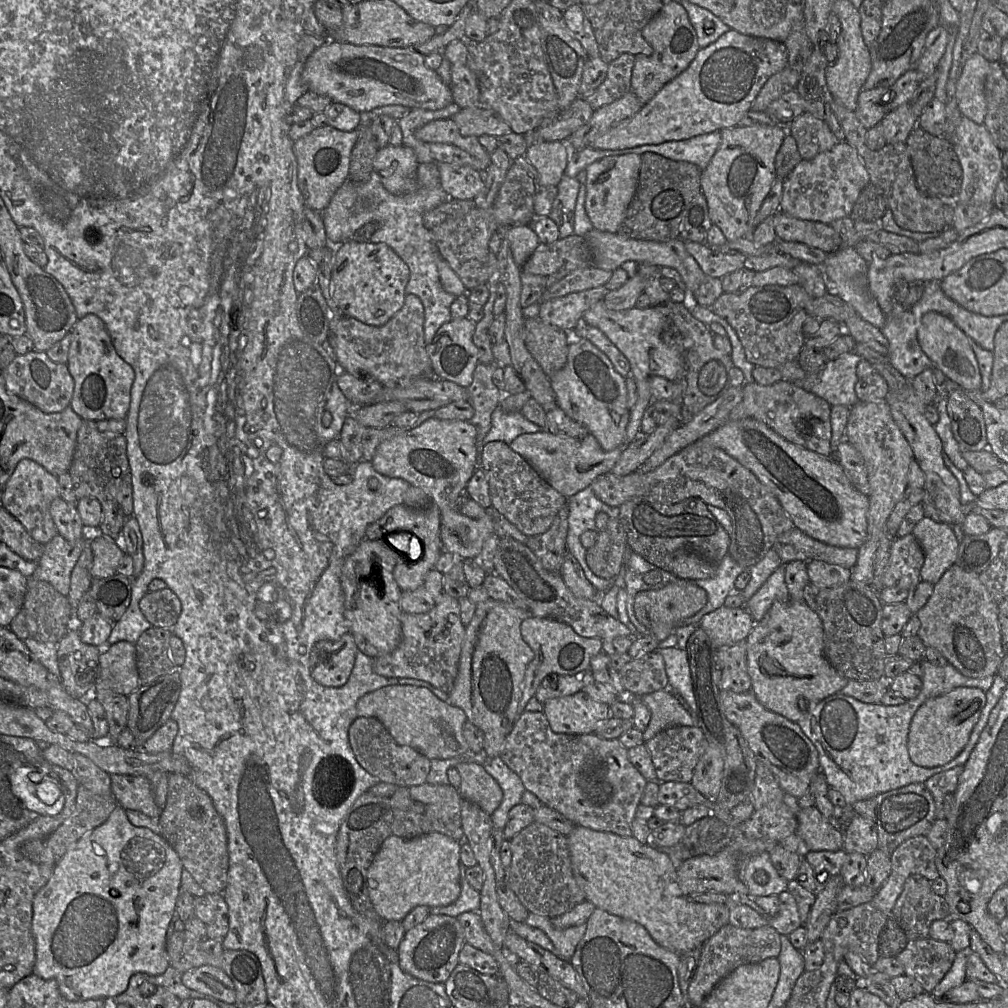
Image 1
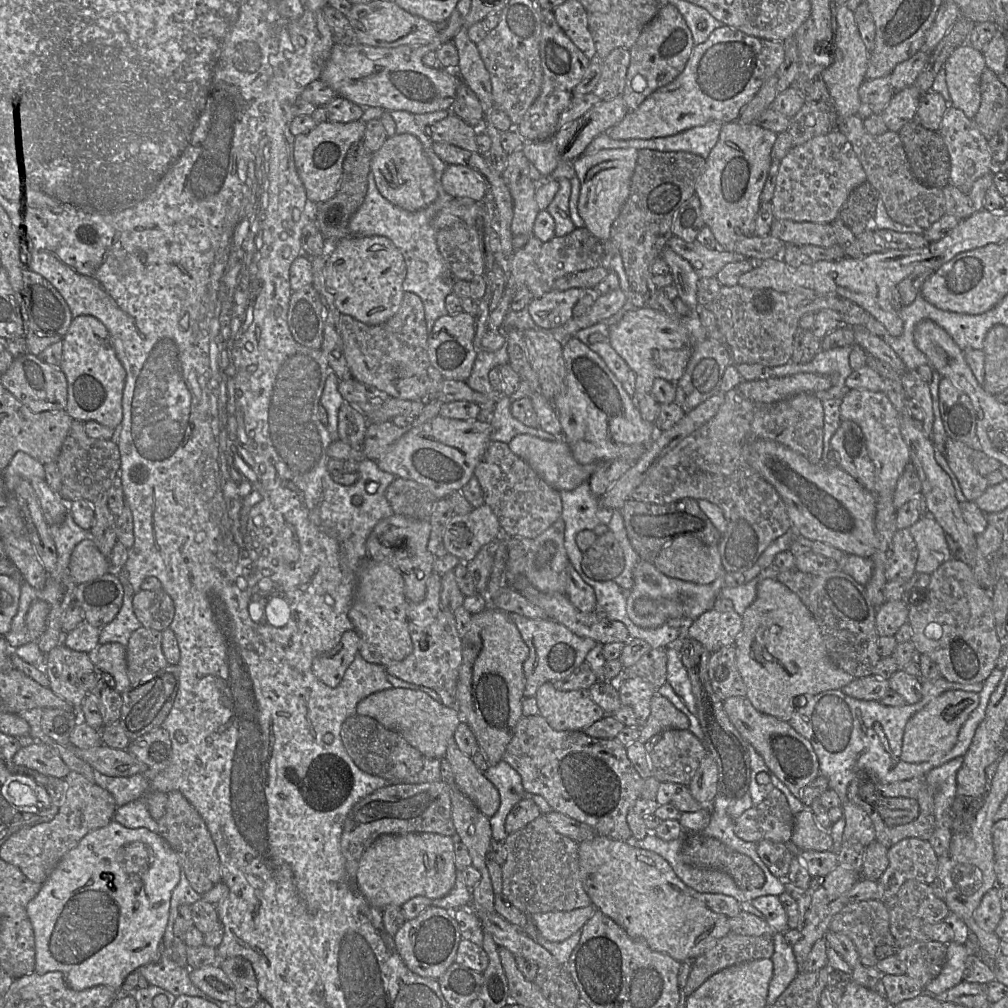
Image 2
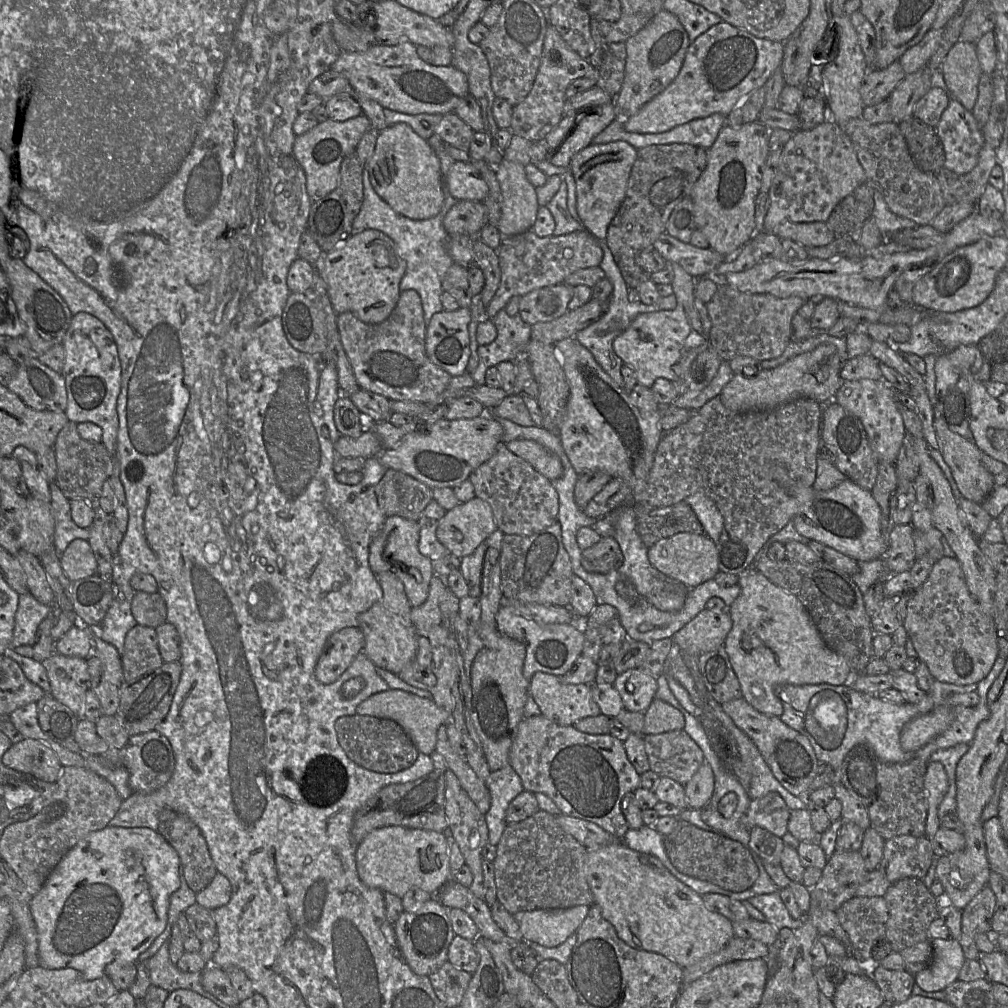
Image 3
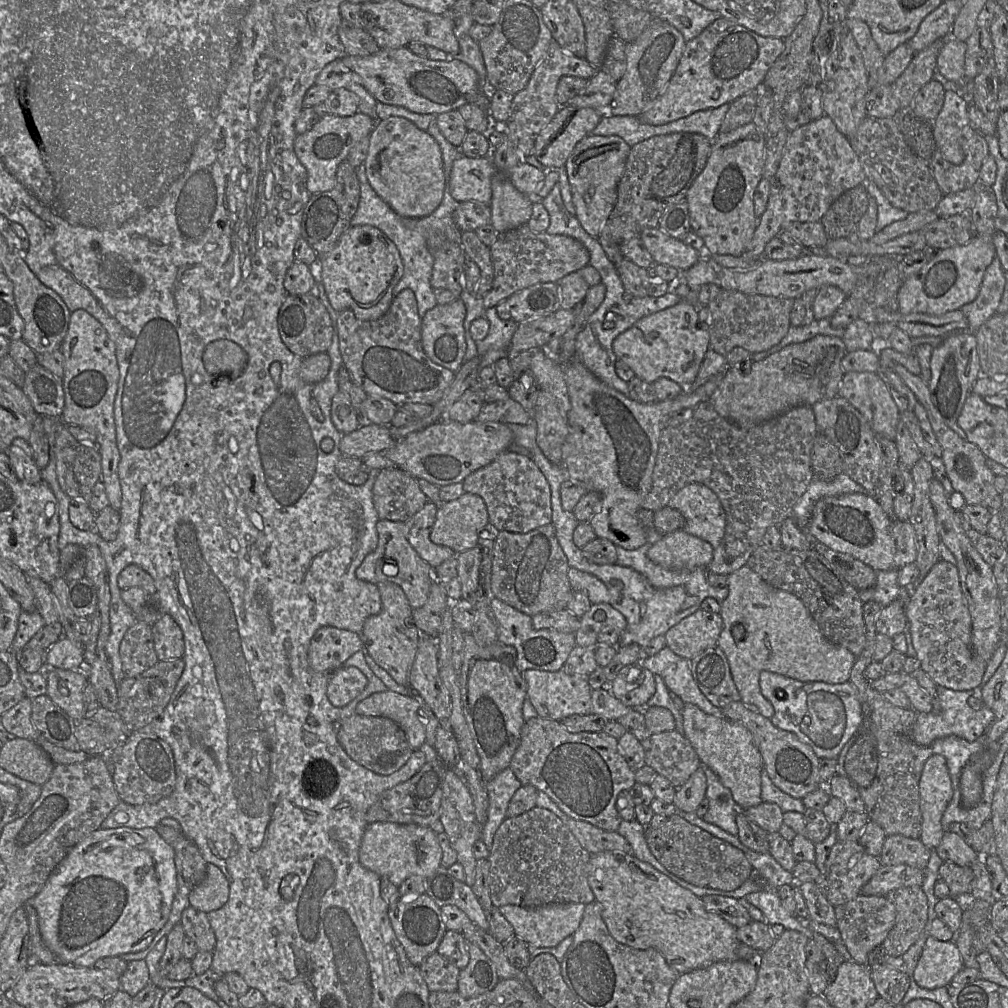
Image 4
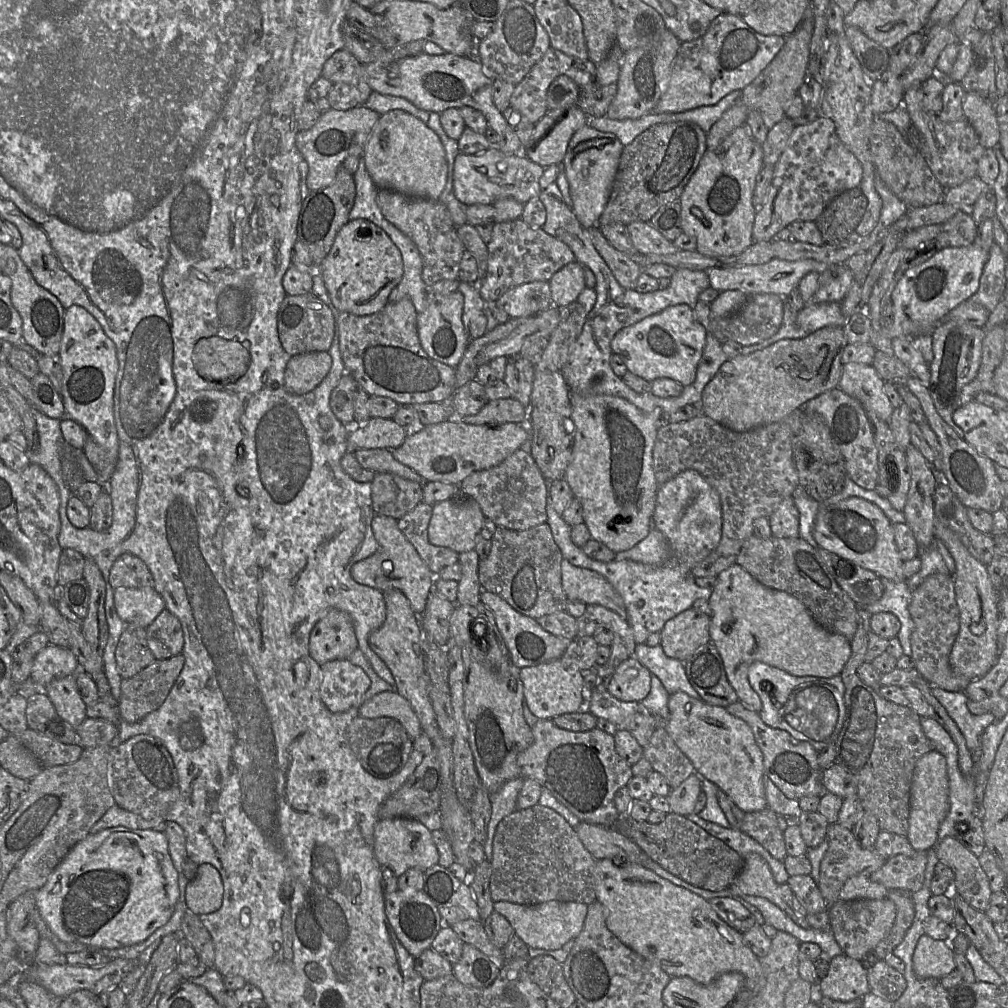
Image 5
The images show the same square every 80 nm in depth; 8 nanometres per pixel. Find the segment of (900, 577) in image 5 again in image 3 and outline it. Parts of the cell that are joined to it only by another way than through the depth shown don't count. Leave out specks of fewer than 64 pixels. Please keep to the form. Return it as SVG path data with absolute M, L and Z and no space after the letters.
M774 467L774 480L798 501L799 511L792 520L799 534L829 546L857 562L885 556L888 547L881 533L881 511L871 491L861 488L848 478L832 489L816 491L812 486L792 478L784 467Z

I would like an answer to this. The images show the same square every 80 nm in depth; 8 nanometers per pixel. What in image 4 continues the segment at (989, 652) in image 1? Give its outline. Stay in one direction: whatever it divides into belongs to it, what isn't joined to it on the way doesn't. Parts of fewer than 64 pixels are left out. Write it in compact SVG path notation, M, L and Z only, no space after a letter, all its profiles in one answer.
M939 560L912 593L907 606L906 617L909 632L920 669L925 671L936 685L957 691L972 690L980 686L988 661L978 656L972 646L972 621L964 599L959 573L955 564Z

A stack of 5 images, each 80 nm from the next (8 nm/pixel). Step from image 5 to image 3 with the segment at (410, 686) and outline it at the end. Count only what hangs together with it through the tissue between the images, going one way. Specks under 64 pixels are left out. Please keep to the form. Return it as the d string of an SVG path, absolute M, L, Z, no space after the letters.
M393 573L375 574L382 589L382 598L367 611L358 616L360 629L364 634L363 652L375 664L398 675L413 661L418 649L416 627L411 620L412 606L406 596L404 585Z

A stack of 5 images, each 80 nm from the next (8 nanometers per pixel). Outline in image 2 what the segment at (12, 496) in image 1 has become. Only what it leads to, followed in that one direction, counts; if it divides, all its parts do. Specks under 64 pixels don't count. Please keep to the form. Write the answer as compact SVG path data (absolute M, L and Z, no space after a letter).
M22 451L17 452L2 474L5 490L12 494L18 483L37 477L45 479L44 464Z

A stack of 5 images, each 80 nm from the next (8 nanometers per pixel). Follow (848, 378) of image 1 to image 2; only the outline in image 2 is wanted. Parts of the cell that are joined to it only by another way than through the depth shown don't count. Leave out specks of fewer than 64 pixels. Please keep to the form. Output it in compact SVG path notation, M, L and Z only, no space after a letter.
M838 347L819 352L812 361L800 364L805 373L827 375L832 380L832 386L825 391L814 393L821 401L842 399L850 390L845 384L847 377L853 371L849 363L851 347Z

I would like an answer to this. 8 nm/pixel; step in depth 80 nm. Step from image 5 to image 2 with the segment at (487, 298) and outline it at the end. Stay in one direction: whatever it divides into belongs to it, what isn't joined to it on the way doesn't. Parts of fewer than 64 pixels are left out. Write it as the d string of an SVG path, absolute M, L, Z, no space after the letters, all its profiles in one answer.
M585 227L575 228L574 231L565 236L555 236L546 242L531 235L527 244L513 253L511 273L506 278L506 285L499 304L489 314L487 329L491 331L501 330L504 317L510 309L511 300L520 287L528 288L533 298L540 298L552 290L557 279L567 274L605 266L602 243Z

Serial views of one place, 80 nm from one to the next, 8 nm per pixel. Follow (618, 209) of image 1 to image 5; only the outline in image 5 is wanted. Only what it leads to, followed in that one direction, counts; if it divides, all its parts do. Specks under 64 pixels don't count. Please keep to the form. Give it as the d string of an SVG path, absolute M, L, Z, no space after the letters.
M588 124L569 141L562 165L569 184L572 211L583 228L598 226L609 200L624 145L613 133L601 132Z

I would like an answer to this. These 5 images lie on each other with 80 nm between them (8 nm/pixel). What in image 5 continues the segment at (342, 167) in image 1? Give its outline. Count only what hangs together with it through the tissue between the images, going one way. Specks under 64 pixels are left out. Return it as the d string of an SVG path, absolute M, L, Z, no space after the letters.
M358 105L346 111L331 108L321 114L312 128L297 133L296 147L308 164L306 185L310 191L332 185L336 179L338 168L343 164L345 158L349 155L363 154L366 140L379 117L377 112L365 105Z

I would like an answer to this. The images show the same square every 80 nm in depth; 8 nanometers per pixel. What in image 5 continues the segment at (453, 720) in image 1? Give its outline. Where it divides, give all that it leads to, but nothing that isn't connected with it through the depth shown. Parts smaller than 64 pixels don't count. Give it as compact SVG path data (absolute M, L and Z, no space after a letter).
M395 690L375 694L358 707L364 718L390 717L399 721L410 739L422 733L422 727L410 703Z

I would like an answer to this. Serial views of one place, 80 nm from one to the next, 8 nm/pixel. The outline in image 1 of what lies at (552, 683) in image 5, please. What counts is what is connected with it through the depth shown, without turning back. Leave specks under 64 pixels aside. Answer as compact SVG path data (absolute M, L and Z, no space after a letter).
M584 691L551 698L543 704L543 711L551 729L562 734L590 734L609 717L609 705L597 702Z

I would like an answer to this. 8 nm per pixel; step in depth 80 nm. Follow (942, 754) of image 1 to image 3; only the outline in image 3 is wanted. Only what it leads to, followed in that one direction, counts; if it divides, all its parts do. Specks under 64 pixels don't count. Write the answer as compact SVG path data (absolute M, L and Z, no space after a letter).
M977 692L953 694L945 703L911 720L903 727L900 735L902 749L906 752L921 749L950 727L954 721L956 706L975 707L978 703Z

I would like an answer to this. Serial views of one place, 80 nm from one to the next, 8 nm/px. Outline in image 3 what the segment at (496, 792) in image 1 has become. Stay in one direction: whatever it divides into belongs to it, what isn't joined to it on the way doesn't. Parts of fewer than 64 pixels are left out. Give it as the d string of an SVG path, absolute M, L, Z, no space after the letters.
M445 725L437 732L438 754L444 757L447 767L456 775L461 787L485 815L491 806L491 796L486 782L481 780L470 767L465 758L451 748Z

